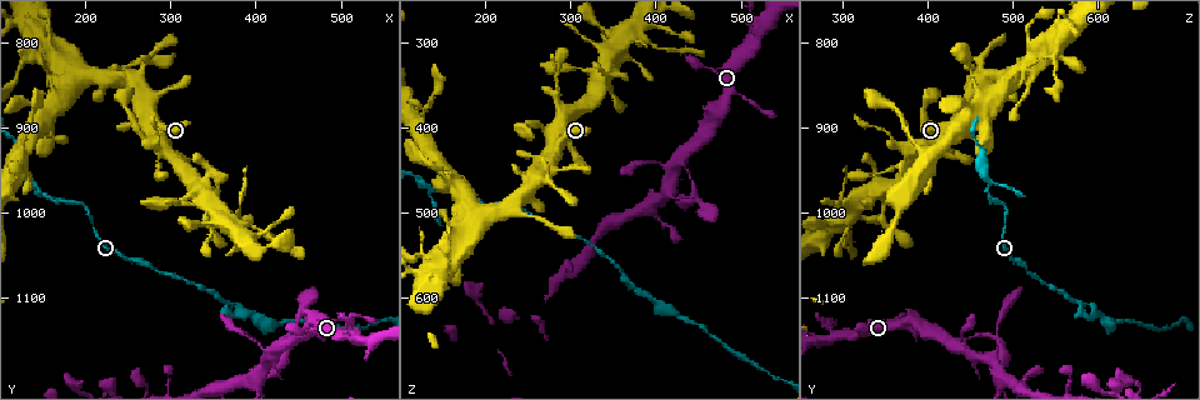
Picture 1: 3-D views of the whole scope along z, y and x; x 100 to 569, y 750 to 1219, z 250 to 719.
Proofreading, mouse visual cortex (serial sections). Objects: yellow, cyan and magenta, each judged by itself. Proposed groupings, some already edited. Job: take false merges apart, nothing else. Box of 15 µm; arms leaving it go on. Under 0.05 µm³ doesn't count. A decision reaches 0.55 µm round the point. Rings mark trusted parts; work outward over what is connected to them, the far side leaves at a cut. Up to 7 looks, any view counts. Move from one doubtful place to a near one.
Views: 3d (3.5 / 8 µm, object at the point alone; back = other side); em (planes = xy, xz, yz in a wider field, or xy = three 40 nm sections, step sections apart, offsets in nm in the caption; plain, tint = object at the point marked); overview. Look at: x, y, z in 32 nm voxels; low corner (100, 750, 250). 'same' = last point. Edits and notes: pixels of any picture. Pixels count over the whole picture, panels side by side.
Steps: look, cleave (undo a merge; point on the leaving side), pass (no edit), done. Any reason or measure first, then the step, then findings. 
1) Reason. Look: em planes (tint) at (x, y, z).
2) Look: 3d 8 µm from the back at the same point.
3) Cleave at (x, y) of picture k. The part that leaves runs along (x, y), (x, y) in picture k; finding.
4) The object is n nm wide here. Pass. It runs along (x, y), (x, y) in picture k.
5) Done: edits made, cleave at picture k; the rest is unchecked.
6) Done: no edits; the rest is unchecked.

Four-way junction. Look: 3d 3.5 µm at (390, 1195, 490).

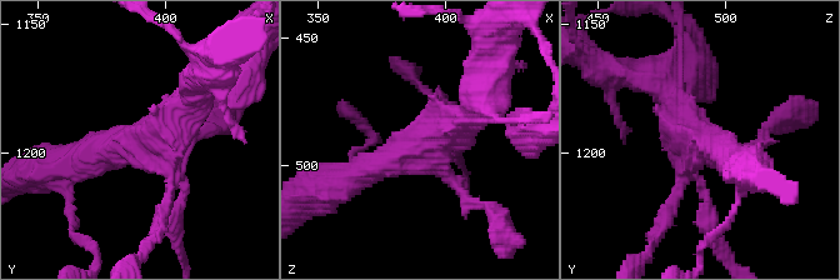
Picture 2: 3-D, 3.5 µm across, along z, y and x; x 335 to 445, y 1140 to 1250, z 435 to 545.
Now the EM. Look: em planes (tint) at (392, 1196, 491).

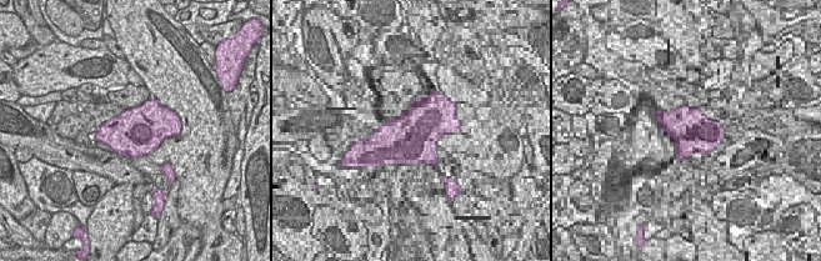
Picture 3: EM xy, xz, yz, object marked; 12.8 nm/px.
4 arms meet here. Pass. It runs along (198, 89), (144, 143), (71, 161) in picture 2; one cell here.

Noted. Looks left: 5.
Four arms meet. Look: 3d 3.5 µm from the back at (290, 925, 380).

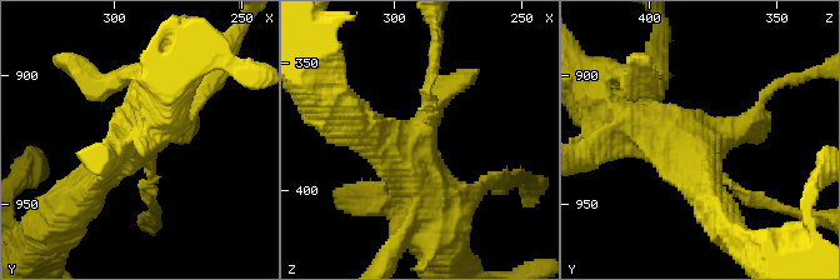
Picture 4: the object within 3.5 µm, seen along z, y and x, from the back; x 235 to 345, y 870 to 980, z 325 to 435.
4 arms meet here; the arms are 150, 300, 450, 600 nm wide; now the EM. Look: em xy step 3 (tint) at (290, 929, 378).

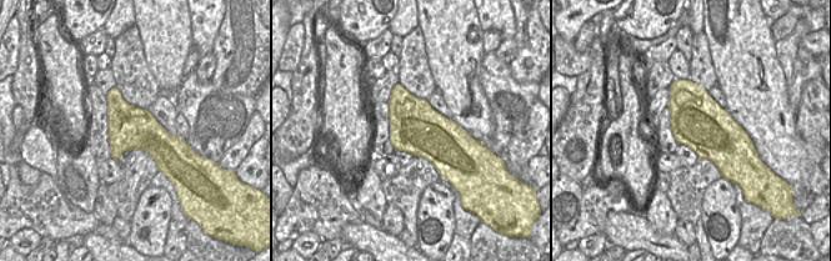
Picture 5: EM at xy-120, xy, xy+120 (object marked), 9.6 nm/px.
Pass. It runs along (615, 120), (675, 135), (710, 208) in picture 4; one cell here.

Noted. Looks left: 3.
Thick turns thin. Look: 3d 3.5 µm at (135, 960, 470).

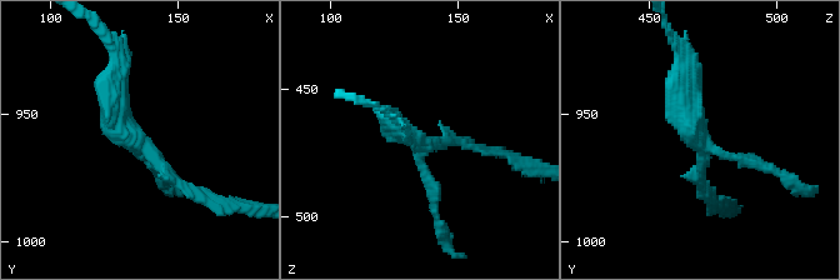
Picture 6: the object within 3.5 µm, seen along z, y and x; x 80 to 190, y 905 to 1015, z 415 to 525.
Need the tissue. Look: em planes (tint) at (134, 961, 471).

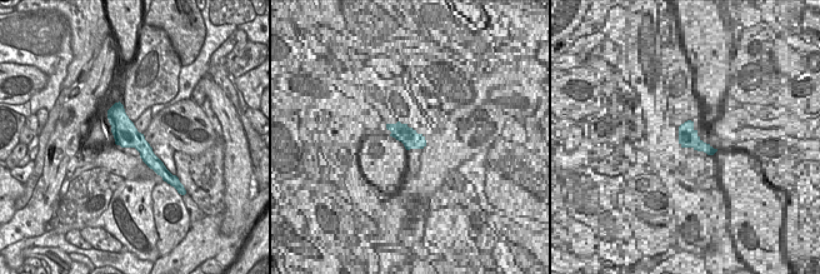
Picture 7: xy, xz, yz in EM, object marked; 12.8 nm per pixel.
The object is 320 nm wide here. Pass. It runs along (118, 105), (120, 124), (159, 165) in picture 7; continuous, no second cell.

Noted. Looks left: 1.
Done: no edits; the rest is unchecked.

